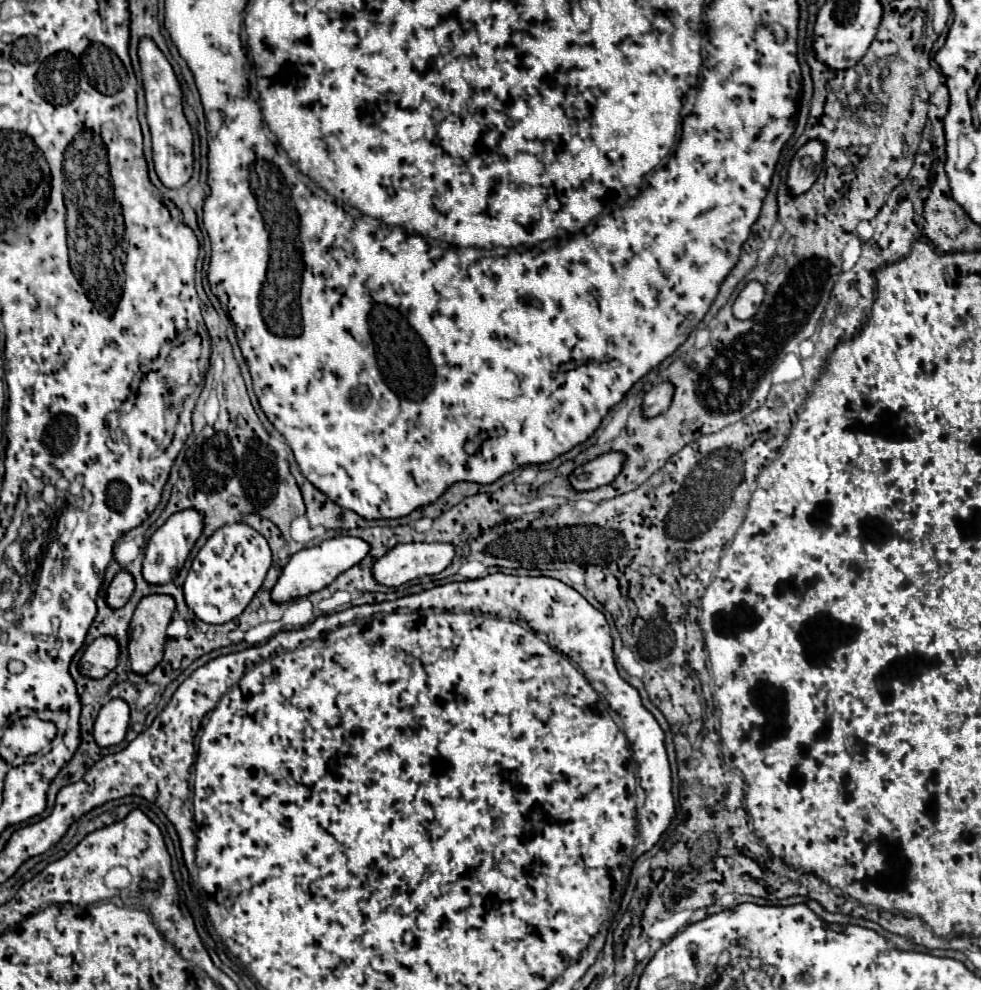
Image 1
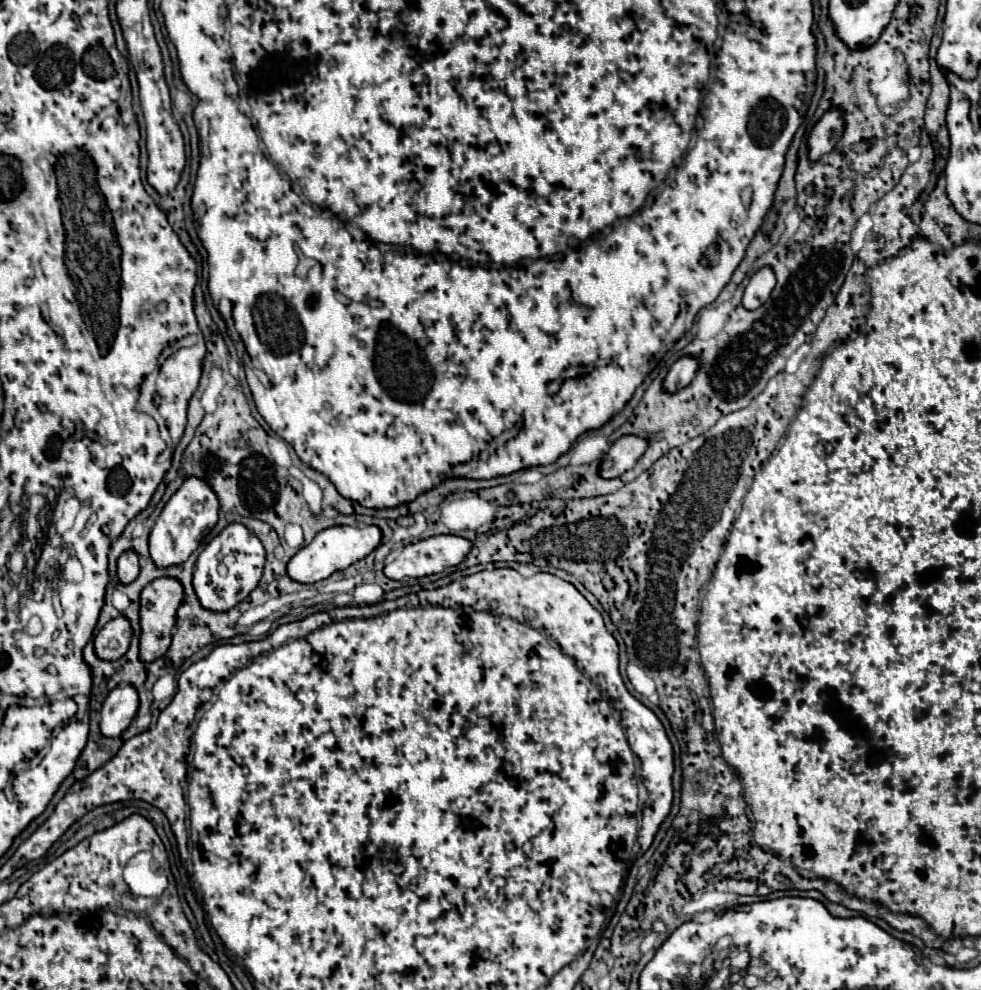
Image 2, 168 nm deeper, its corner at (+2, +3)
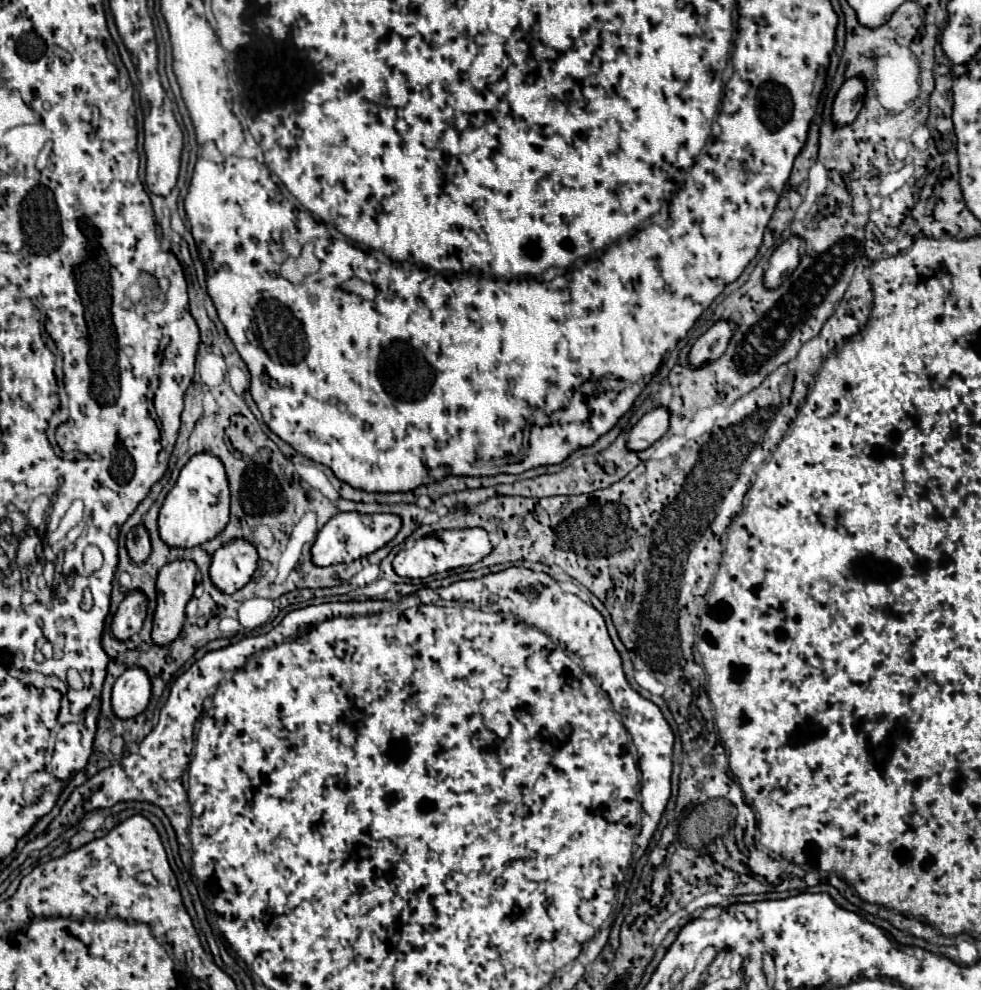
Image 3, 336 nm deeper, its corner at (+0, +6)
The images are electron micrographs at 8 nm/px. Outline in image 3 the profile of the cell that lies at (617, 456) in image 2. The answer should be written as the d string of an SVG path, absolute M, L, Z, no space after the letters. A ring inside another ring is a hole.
M655 408L647 412L631 430L627 448L631 452L641 452L653 446L669 428L669 412L665 408Z

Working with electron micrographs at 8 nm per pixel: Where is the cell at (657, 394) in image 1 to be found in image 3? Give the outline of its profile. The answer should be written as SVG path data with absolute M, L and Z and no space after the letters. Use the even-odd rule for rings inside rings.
M715 322L703 336L697 338L689 352L689 368L701 368L705 364L715 362L723 352L733 334L733 324Z

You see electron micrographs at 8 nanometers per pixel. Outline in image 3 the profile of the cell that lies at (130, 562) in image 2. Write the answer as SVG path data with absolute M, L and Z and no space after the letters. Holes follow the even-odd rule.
M135 526L127 534L127 552L129 552L129 558L135 564L145 562L145 558L149 556L151 542L149 542L149 534L145 534L145 528L143 526Z

